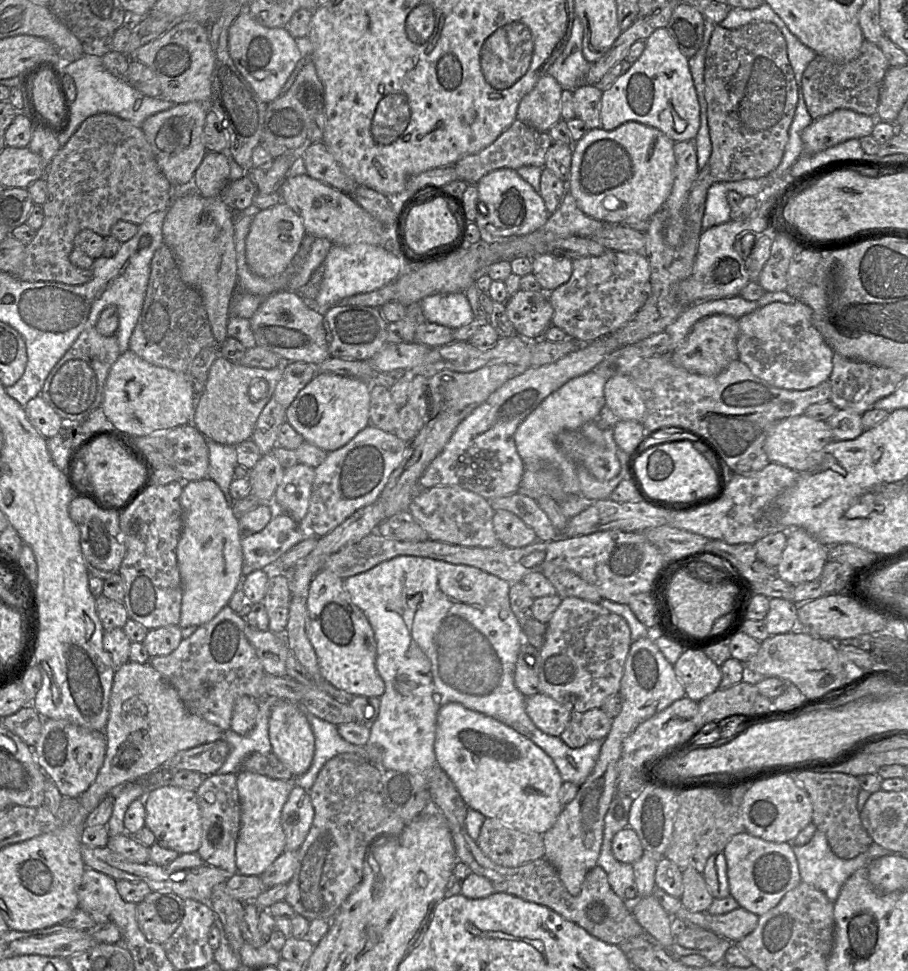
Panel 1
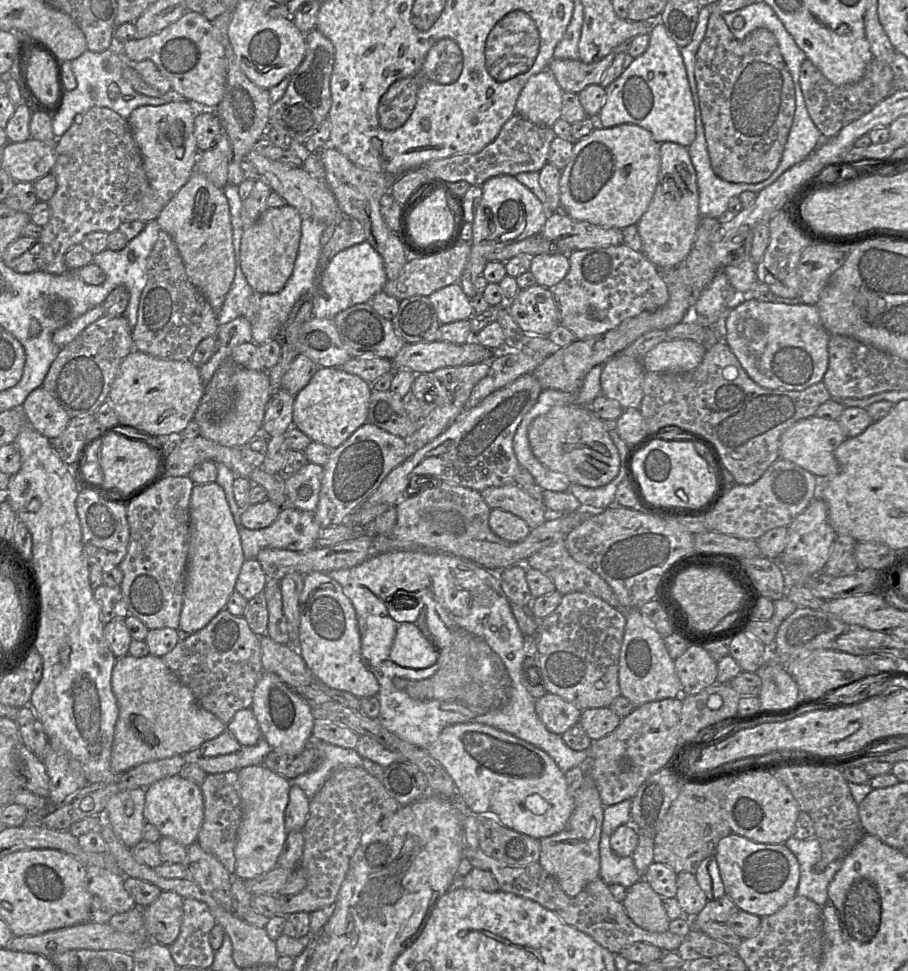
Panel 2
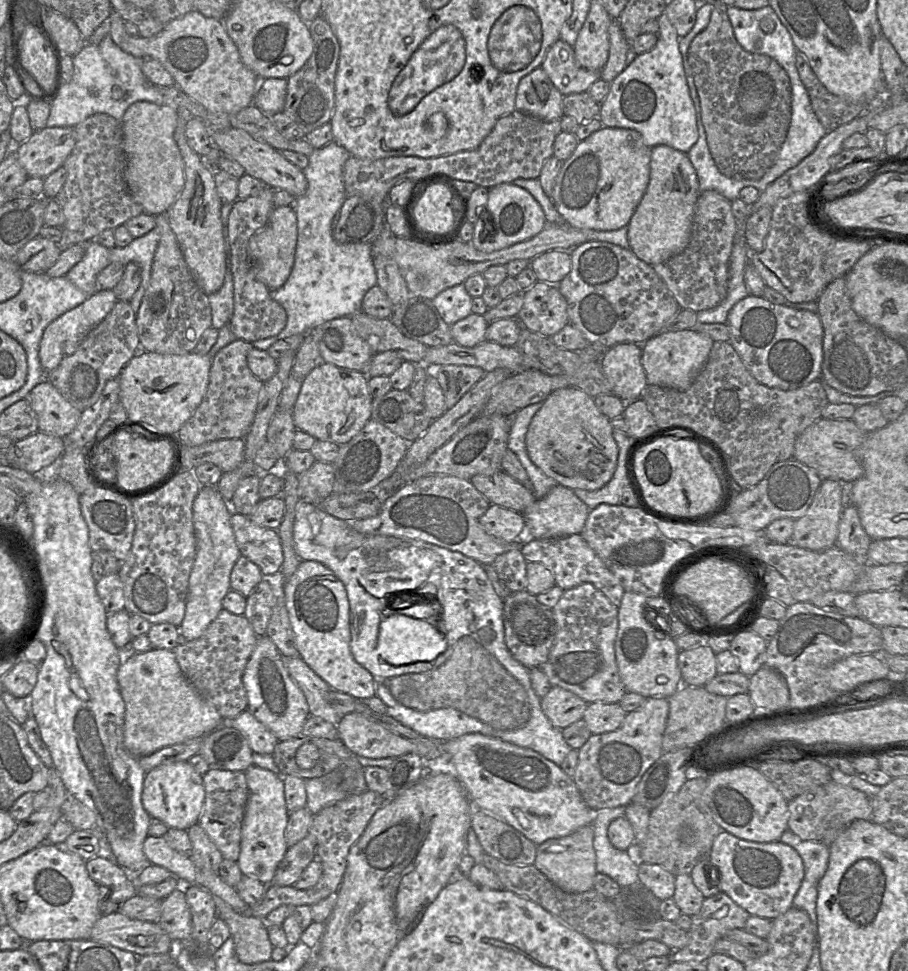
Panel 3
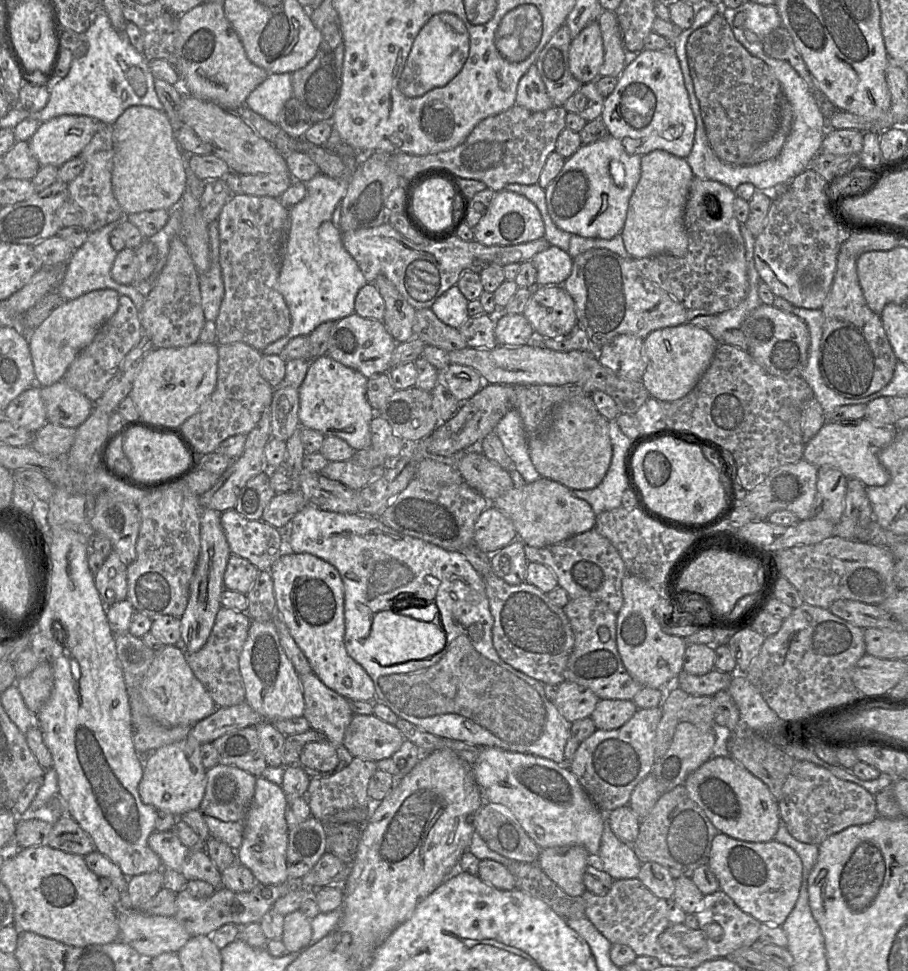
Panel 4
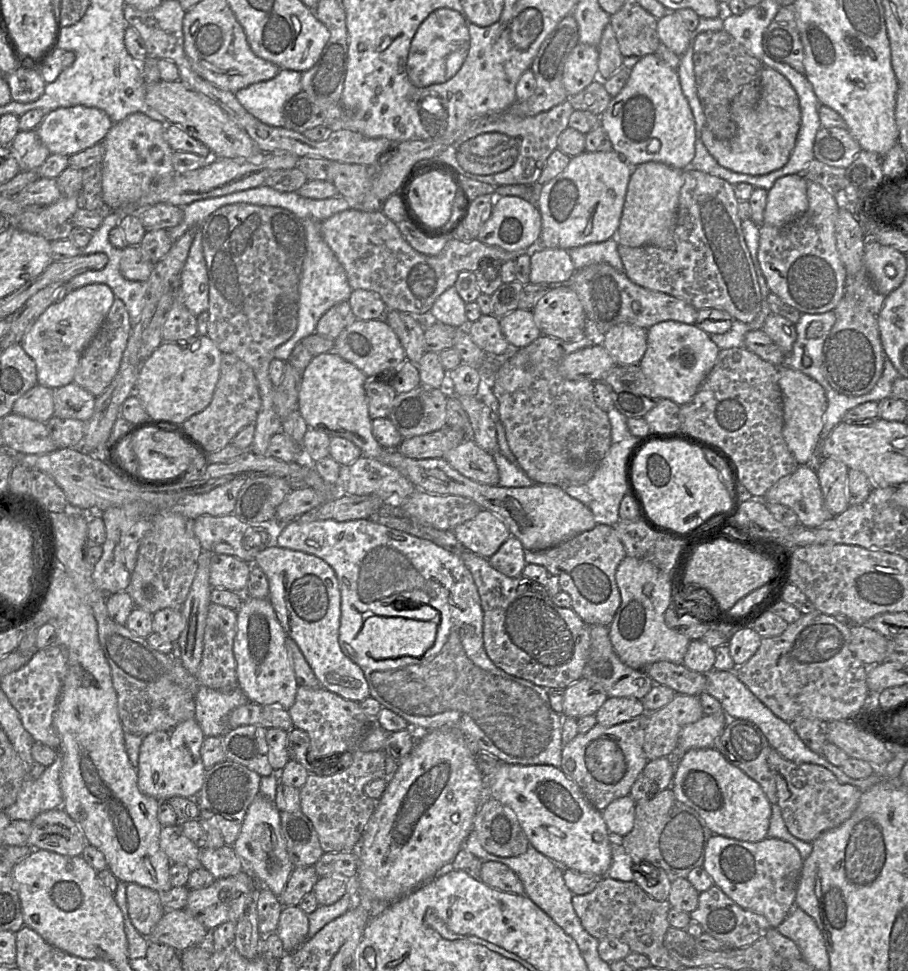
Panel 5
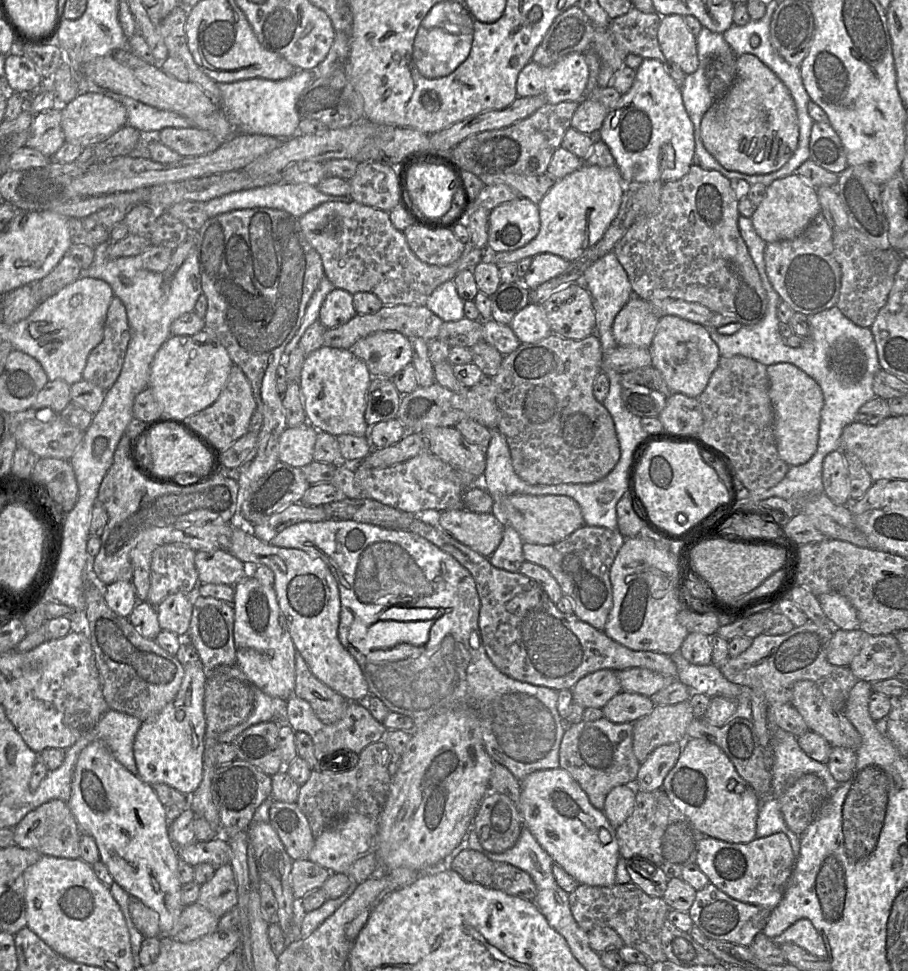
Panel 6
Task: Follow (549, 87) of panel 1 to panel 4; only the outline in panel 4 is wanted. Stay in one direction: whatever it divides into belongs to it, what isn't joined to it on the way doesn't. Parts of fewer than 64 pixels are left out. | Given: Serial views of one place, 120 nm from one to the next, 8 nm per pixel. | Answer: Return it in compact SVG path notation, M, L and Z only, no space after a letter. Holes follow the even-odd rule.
M535 64L519 80L516 104L532 111L545 111L554 106Z

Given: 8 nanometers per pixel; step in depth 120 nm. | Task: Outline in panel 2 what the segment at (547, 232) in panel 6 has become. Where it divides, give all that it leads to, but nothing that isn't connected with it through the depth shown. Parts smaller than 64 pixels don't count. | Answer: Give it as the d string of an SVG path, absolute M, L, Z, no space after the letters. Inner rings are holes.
M623 123L613 127L596 127L589 135L574 142L572 155L566 167L561 171L560 178L560 210L575 220L586 221L602 227L623 229L629 225L636 225L646 212L653 198L660 171L661 156L660 144L652 133L636 124Z

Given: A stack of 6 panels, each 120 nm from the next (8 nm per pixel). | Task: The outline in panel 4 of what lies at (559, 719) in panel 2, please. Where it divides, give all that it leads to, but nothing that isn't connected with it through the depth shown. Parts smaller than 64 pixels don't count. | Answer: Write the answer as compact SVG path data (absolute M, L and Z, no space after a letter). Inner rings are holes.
M563 681L558 685L554 706L569 723L590 718L599 698L588 688L574 682Z

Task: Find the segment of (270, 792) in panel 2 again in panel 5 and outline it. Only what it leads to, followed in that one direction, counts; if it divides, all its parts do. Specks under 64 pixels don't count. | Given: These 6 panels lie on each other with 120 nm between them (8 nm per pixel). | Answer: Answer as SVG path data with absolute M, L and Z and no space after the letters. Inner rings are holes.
M260 793L255 797L248 807L233 849L259 884L270 889L277 897L283 892L294 865L282 835L280 811L274 802L267 800Z

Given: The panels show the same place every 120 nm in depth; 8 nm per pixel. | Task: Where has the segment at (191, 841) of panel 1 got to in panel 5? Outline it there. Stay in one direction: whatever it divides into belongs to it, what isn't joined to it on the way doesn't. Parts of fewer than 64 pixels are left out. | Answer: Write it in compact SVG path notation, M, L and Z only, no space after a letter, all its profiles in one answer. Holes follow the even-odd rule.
M195 718L183 721L168 730L157 731L143 737L137 767L139 790L159 802L175 796L197 801L206 772L201 758L204 738Z

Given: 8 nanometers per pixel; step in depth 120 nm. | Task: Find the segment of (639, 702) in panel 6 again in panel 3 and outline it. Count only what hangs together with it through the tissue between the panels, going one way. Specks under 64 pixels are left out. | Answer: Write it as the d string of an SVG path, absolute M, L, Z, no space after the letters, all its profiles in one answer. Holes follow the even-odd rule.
M590 703L583 720L592 734L602 734L618 729L627 713L619 703Z

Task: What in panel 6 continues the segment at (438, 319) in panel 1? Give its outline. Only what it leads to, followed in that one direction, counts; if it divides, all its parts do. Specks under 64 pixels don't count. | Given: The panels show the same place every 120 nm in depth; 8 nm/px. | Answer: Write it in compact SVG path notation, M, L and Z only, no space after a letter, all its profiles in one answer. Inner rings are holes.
M449 280L431 293L425 307L444 322L450 322L464 317L464 302L457 292L454 280Z

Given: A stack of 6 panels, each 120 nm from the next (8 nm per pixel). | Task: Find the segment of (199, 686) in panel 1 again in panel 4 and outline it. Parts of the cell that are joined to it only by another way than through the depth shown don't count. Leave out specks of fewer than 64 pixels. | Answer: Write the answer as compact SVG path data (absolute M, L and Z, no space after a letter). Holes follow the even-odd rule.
M221 607L205 645L195 653L184 653L193 674L202 683L216 708L230 707L245 701L239 656L248 637L251 622L245 612Z

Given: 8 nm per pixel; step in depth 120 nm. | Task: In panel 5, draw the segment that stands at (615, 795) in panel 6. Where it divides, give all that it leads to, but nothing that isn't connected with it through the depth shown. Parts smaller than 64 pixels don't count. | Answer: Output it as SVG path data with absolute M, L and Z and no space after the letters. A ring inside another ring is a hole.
M630 795L612 801L601 815L610 834L615 837L624 837L633 828L636 801Z

